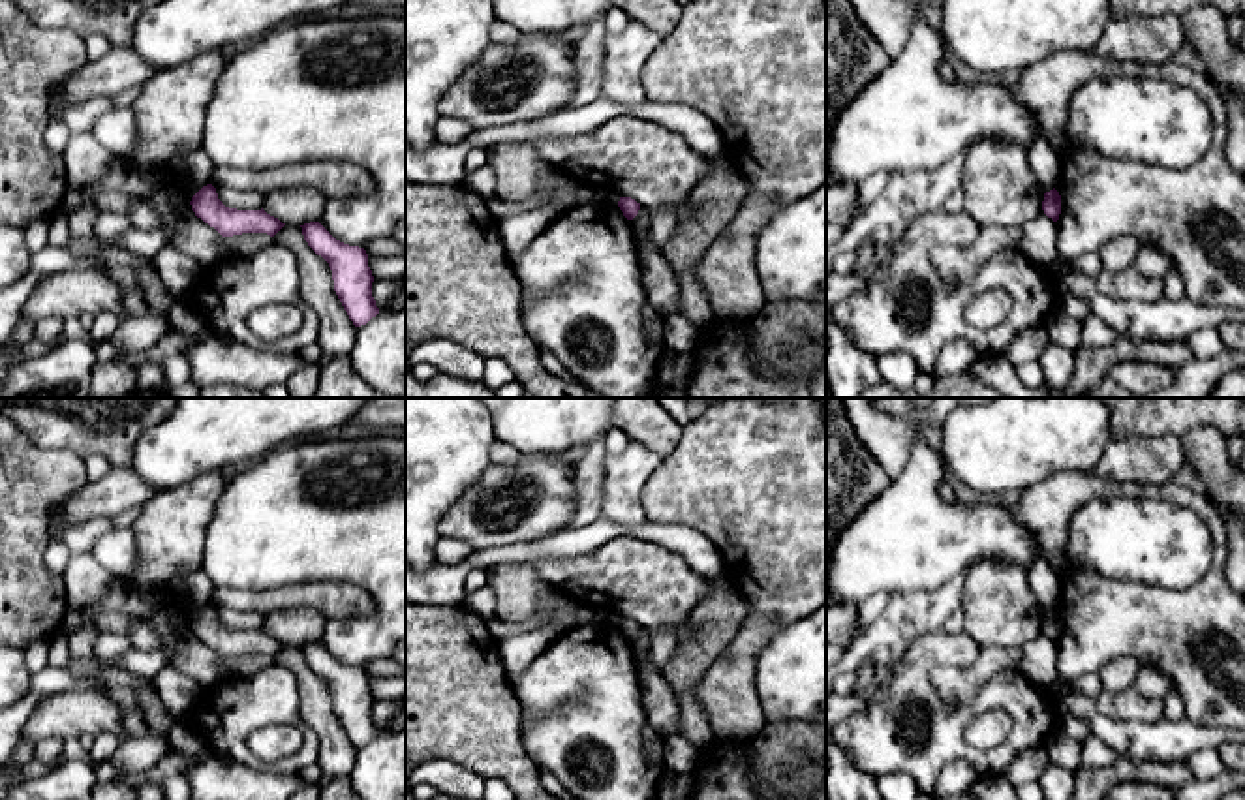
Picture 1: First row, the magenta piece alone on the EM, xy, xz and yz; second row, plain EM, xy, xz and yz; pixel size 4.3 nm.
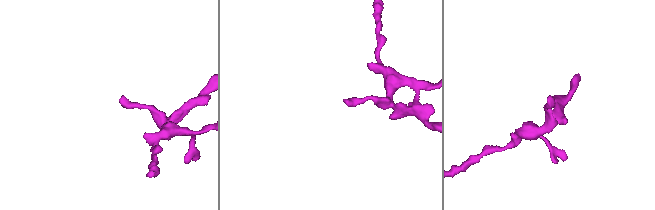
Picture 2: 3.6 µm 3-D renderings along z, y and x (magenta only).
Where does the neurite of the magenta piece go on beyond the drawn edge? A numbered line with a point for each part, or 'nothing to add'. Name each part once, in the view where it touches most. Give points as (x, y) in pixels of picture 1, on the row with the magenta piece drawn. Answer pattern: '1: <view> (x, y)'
nothing to add

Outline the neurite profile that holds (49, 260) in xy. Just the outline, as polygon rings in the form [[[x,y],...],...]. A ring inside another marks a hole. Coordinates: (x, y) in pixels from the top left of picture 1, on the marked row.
[[[49,244],[41,250],[34,250],[30,257],[30,270],[36,270],[43,276],[66,270],[92,270],[92,267],[92,259],[75,257],[69,250]]]

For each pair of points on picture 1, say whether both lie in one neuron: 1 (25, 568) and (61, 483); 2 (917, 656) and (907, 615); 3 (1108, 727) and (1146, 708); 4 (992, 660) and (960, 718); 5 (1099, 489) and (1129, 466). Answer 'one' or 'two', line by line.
1: one
2: two
3: two
4: two
5: two

